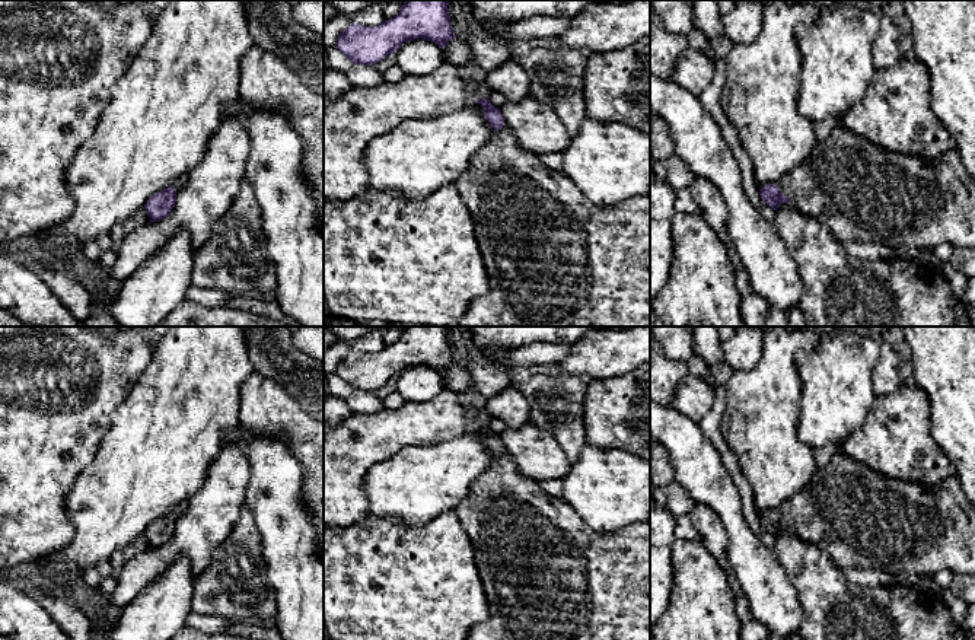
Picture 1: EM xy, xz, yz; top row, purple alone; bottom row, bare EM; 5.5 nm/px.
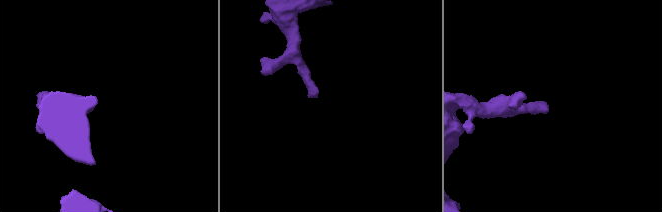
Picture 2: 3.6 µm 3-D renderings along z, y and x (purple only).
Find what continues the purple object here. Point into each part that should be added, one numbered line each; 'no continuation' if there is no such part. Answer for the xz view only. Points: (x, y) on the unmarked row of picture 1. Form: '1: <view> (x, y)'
1: xz (547, 575)

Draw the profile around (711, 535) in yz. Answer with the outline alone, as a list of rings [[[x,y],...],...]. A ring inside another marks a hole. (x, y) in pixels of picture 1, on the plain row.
[[[695,503],[688,512],[698,534],[700,544],[717,560],[724,563],[727,557],[727,535],[713,509]]]

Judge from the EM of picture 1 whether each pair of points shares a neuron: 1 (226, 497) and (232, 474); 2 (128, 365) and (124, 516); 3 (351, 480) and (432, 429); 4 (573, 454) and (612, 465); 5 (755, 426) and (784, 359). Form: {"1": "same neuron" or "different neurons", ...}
{"1": "same neuron", "2": "different neurons", "3": "same neuron", "4": "different neurons", "5": "same neuron"}

